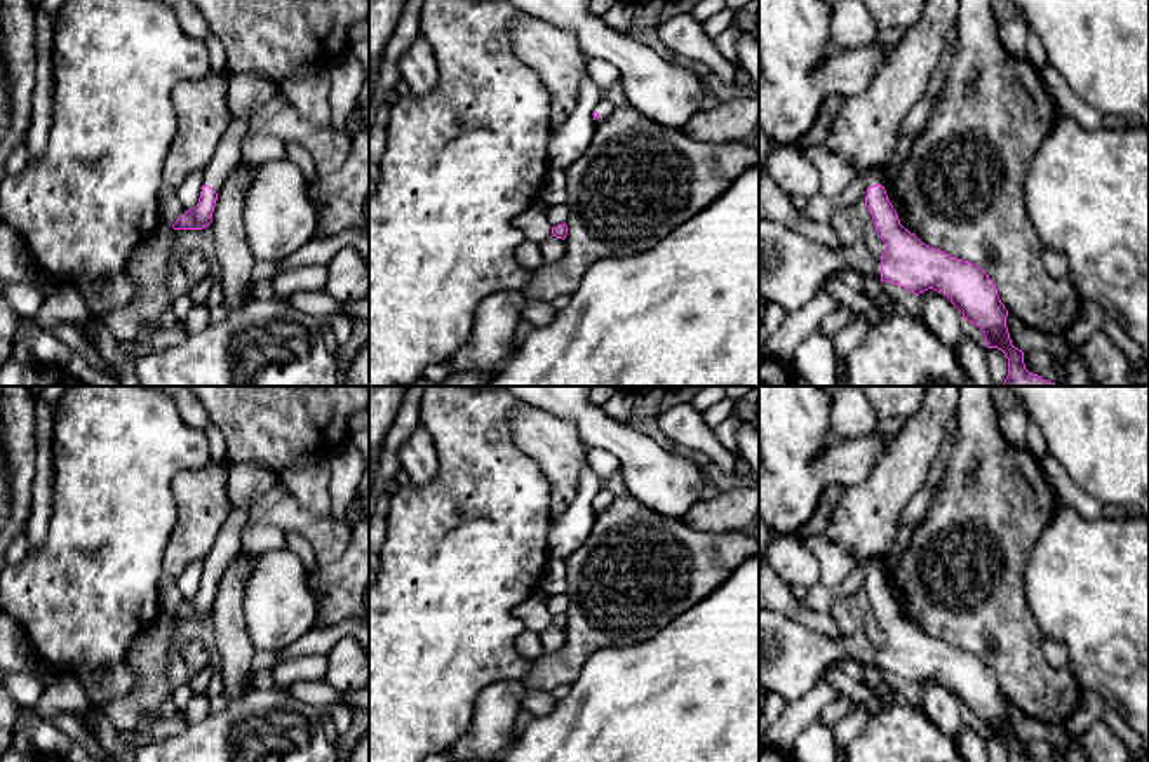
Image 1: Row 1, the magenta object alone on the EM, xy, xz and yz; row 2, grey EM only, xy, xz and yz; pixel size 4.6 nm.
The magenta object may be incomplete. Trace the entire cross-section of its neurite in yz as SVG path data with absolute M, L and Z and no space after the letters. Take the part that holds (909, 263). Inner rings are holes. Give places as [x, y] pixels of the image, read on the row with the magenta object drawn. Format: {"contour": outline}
{"contour": "M883 164L865 169L862 176L867 183L865 205L886 245L881 256L881 282L900 285L916 296L928 289L947 296L964 320L984 332L985 346L1001 350L1008 358L1008 376L1001 386L1060 386L1025 369L1024 351L1010 339L1008 310L989 275L970 261L923 244L900 224L886 195Z"}

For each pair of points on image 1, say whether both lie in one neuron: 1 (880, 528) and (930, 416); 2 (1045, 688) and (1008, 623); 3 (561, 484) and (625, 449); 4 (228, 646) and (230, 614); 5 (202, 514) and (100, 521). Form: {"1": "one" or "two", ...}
{"1": "one", "2": "one", "3": "two", "4": "one", "5": "two"}

